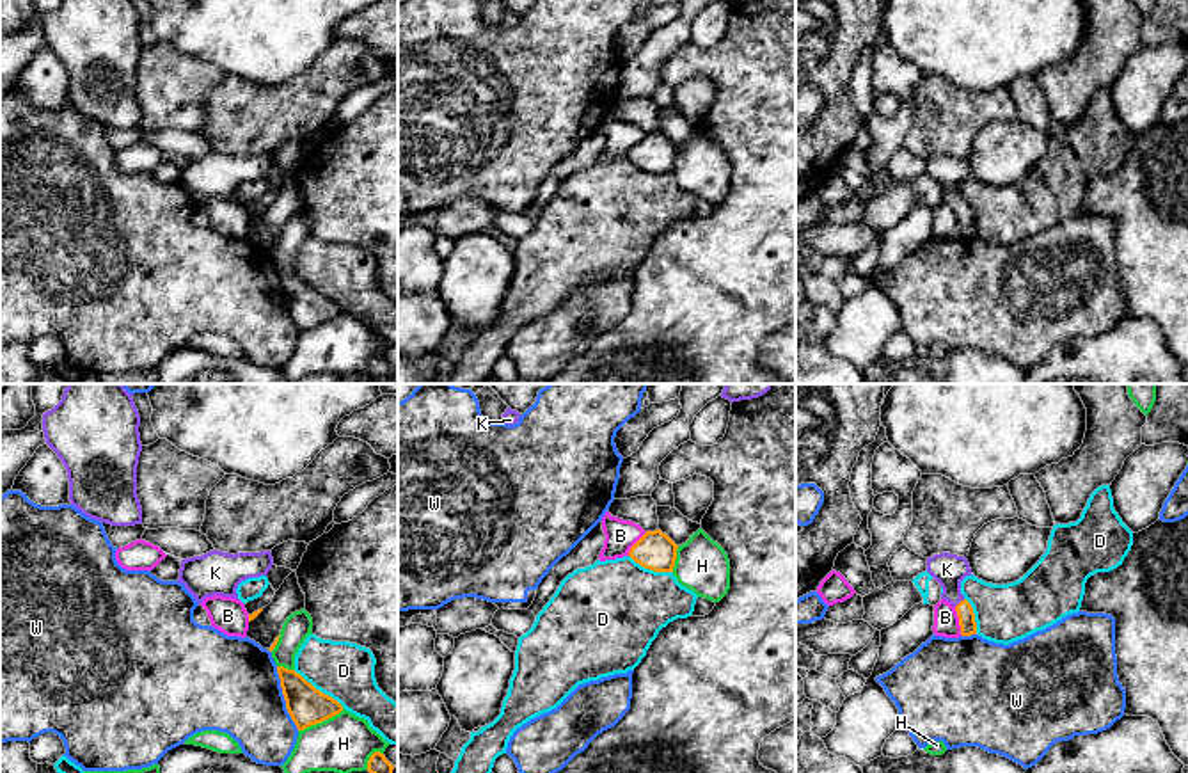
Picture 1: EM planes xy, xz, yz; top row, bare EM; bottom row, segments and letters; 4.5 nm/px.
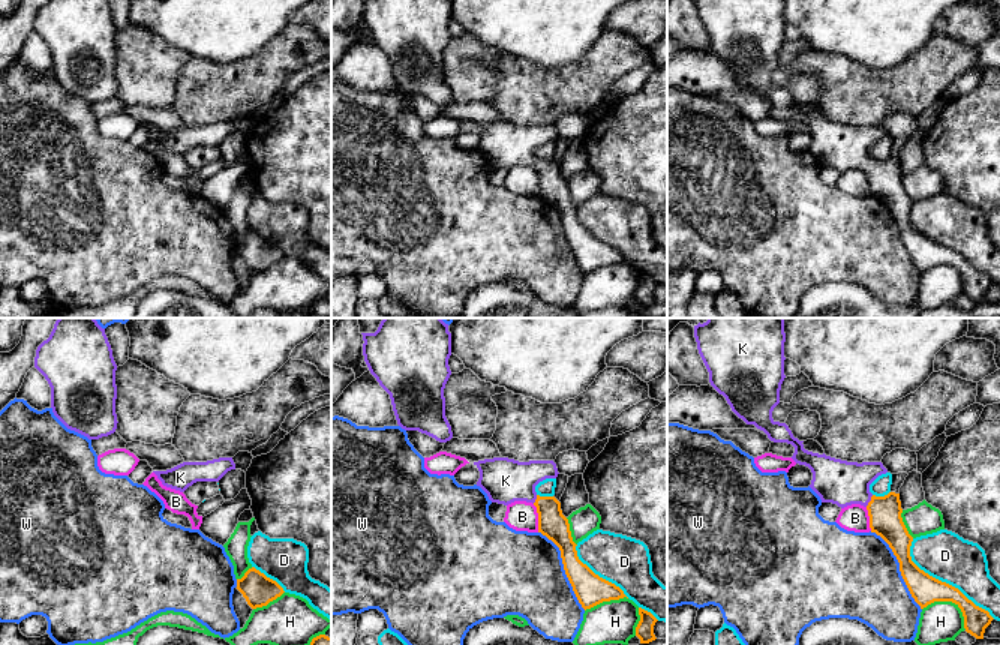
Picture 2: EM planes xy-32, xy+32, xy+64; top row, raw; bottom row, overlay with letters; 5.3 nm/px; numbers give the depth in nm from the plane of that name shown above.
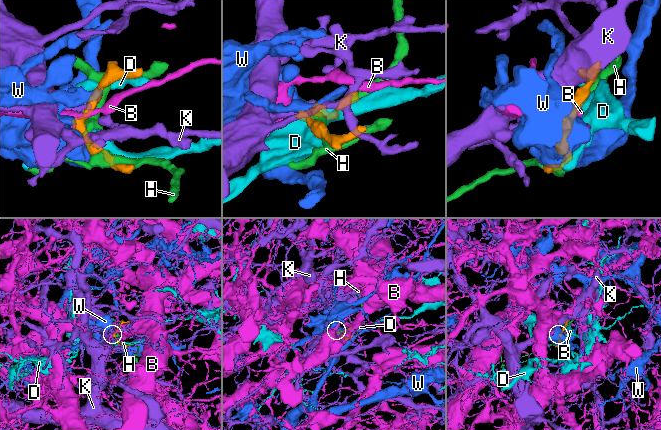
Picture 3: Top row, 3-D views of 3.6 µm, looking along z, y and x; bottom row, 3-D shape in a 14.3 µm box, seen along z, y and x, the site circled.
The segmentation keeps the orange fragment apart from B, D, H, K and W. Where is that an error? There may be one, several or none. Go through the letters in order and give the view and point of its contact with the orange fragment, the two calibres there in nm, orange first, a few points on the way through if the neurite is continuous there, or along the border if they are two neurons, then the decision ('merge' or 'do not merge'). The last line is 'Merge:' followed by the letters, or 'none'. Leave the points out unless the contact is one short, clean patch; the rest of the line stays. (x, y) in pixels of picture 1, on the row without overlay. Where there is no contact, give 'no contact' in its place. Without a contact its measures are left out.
B: yz (959, 224) | 80/110 nm | along yz (954, 210), (963, 237) | do not merge
D: xy (318, 292) | 180/260 nm | do not merge
H: xy (320, 324) | 180/260 nm | do not merge
K: yz (961, 203) | 80/150 nm | across yz (965, 214), (961, 203), (952, 194), (947, 171) | merge
W: xy (285, 301) | 180/440 nm | do not merge
Merge: K

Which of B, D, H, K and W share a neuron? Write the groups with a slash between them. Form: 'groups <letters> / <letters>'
groups B / D / H / K / W

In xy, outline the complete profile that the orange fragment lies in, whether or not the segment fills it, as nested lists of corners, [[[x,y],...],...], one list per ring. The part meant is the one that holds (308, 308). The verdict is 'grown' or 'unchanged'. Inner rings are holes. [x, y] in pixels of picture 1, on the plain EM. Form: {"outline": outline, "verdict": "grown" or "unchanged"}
{"outline": [[[277,268],[286,311],[298,332],[321,325],[343,313],[332,299],[316,291],[295,272]]], "verdict": "unchanged"}

